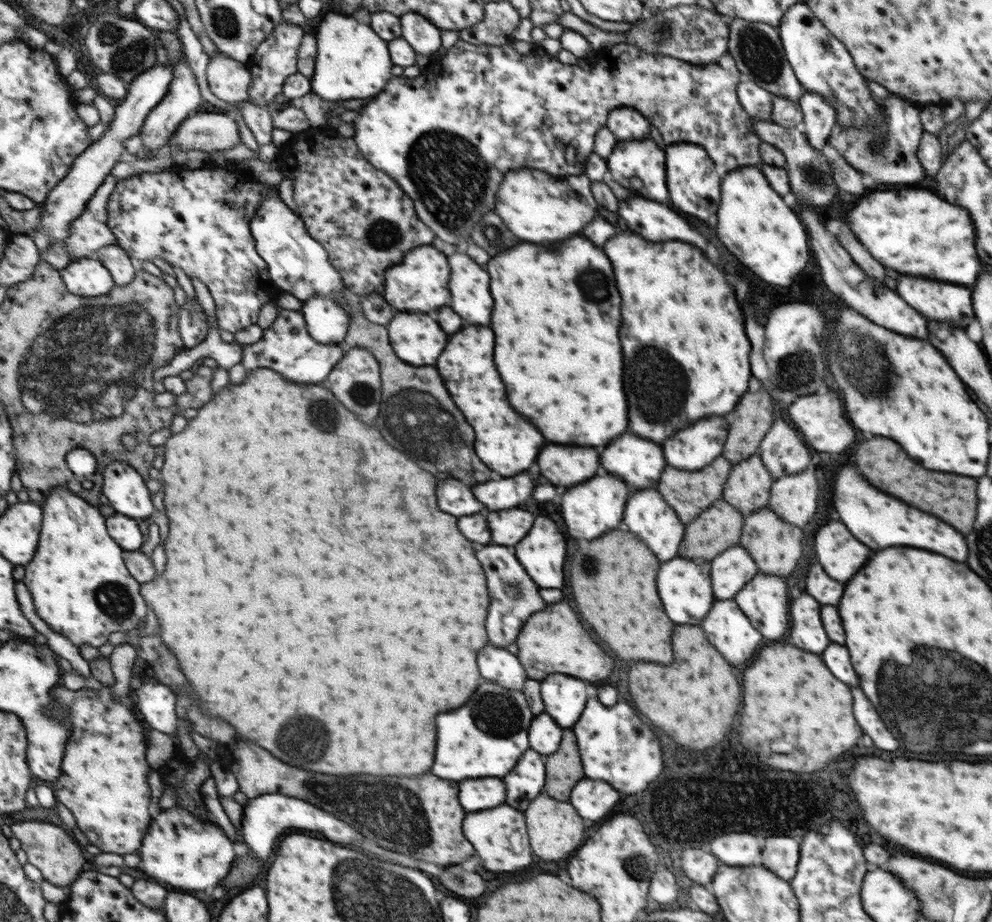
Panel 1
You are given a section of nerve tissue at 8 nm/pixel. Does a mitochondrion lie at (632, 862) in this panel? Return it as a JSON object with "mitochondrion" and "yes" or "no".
{"mitochondrion":"yes"}

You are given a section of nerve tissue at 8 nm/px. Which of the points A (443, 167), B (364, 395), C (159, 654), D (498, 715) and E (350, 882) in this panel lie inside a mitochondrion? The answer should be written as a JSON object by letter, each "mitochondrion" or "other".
{"A":"mitochondrion","B":"mitochondrion","C":"mitochondrion","D":"mitochondrion","E":"mitochondrion"}

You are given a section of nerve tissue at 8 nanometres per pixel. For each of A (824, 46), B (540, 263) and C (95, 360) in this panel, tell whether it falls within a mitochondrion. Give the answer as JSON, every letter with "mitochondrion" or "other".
{"A":"mitochondrion","B":"other","C":"mitochondrion"}

